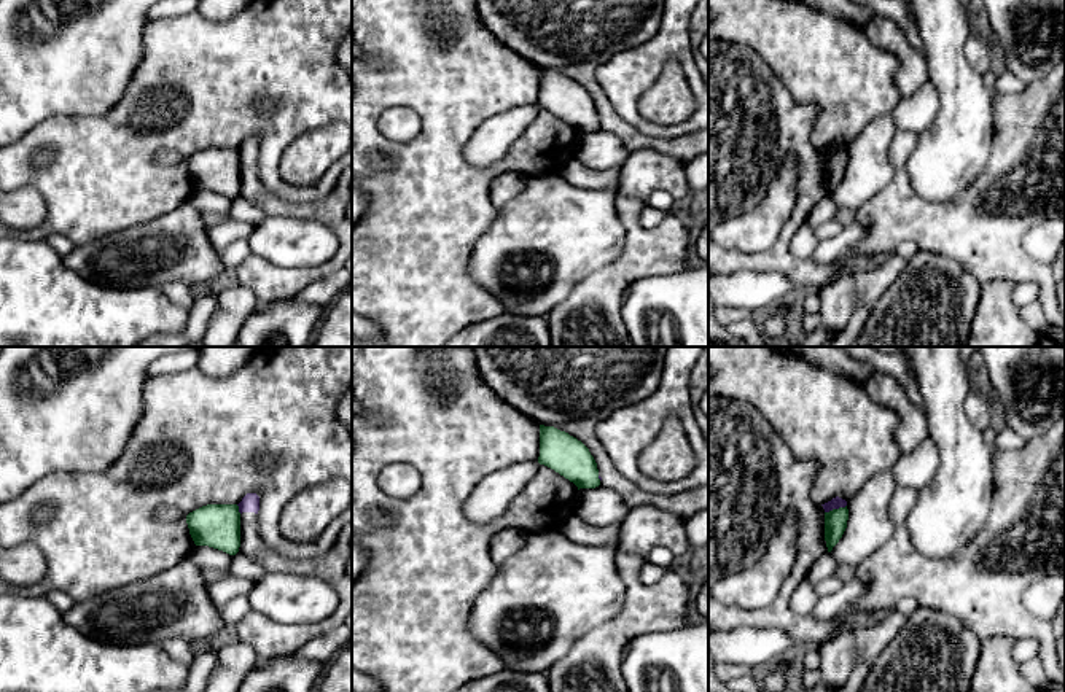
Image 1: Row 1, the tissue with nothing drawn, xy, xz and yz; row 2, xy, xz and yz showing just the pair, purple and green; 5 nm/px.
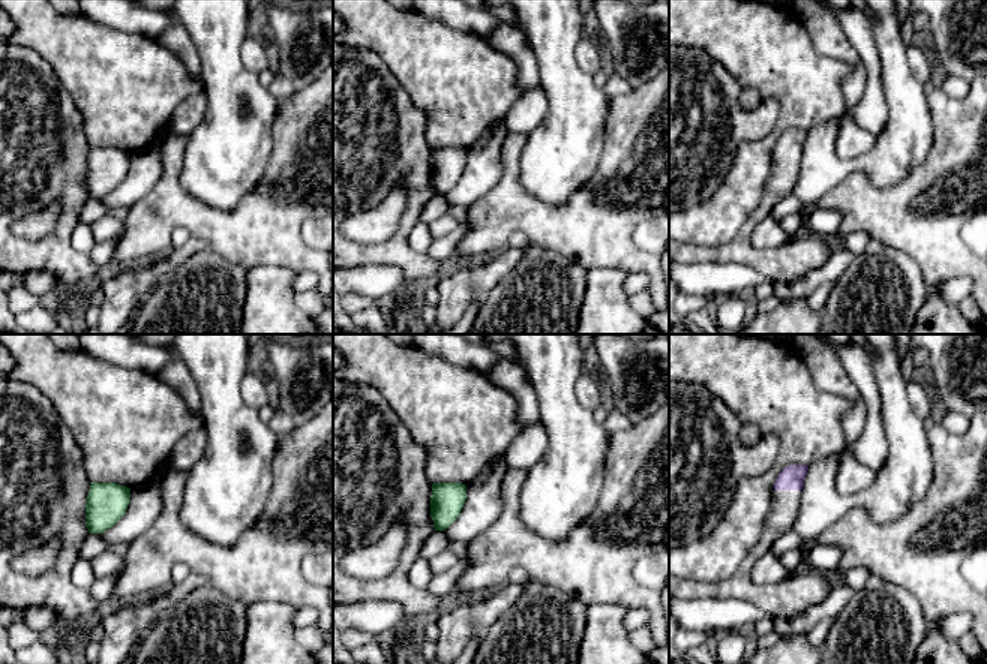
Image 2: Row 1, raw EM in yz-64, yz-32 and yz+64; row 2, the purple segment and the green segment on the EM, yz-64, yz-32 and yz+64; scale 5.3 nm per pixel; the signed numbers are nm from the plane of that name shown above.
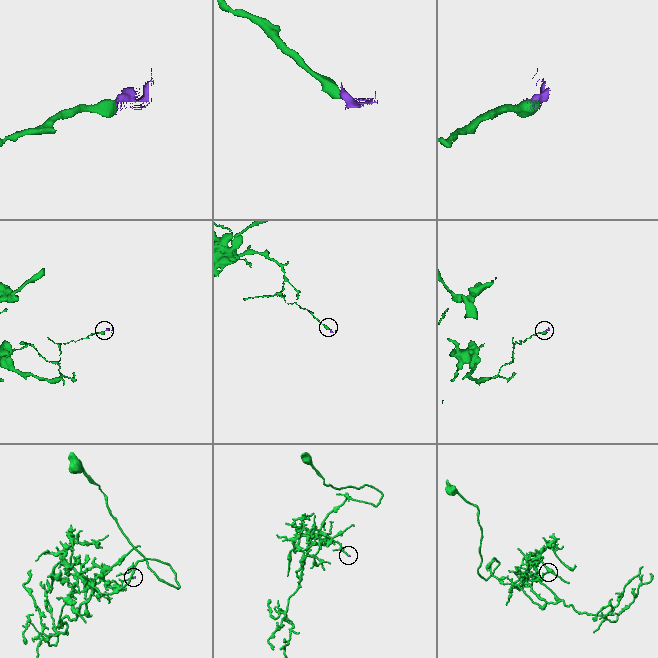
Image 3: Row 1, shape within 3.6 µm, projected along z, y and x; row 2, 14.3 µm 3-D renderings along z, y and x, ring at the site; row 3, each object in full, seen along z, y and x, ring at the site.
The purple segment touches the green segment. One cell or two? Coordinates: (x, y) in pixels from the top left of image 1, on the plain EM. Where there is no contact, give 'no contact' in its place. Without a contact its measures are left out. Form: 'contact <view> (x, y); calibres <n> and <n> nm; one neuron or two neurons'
contact yz (834, 151); calibres 60 and 110 nm; two neurons

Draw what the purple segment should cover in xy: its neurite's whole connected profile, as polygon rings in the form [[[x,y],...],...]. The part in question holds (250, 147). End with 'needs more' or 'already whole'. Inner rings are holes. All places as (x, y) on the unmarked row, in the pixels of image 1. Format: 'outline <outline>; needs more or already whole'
outline [[[247,137],[237,148],[240,156],[239,196],[259,207],[267,216],[299,218],[325,224],[339,240],[337,251],[322,266],[310,269],[279,269],[267,259],[250,253],[234,270],[239,285],[250,290],[259,305],[296,297],[315,280],[345,267],[352,256],[352,221],[347,207],[352,202],[352,165],[337,178],[333,191],[315,202],[290,204],[269,192],[258,177],[259,140]]]; needs more

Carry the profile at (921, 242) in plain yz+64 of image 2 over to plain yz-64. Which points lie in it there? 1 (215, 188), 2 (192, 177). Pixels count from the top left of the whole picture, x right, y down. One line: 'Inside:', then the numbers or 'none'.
Inside: none

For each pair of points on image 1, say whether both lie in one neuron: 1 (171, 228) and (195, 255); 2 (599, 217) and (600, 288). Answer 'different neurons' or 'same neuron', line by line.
1: same neuron
2: different neurons

